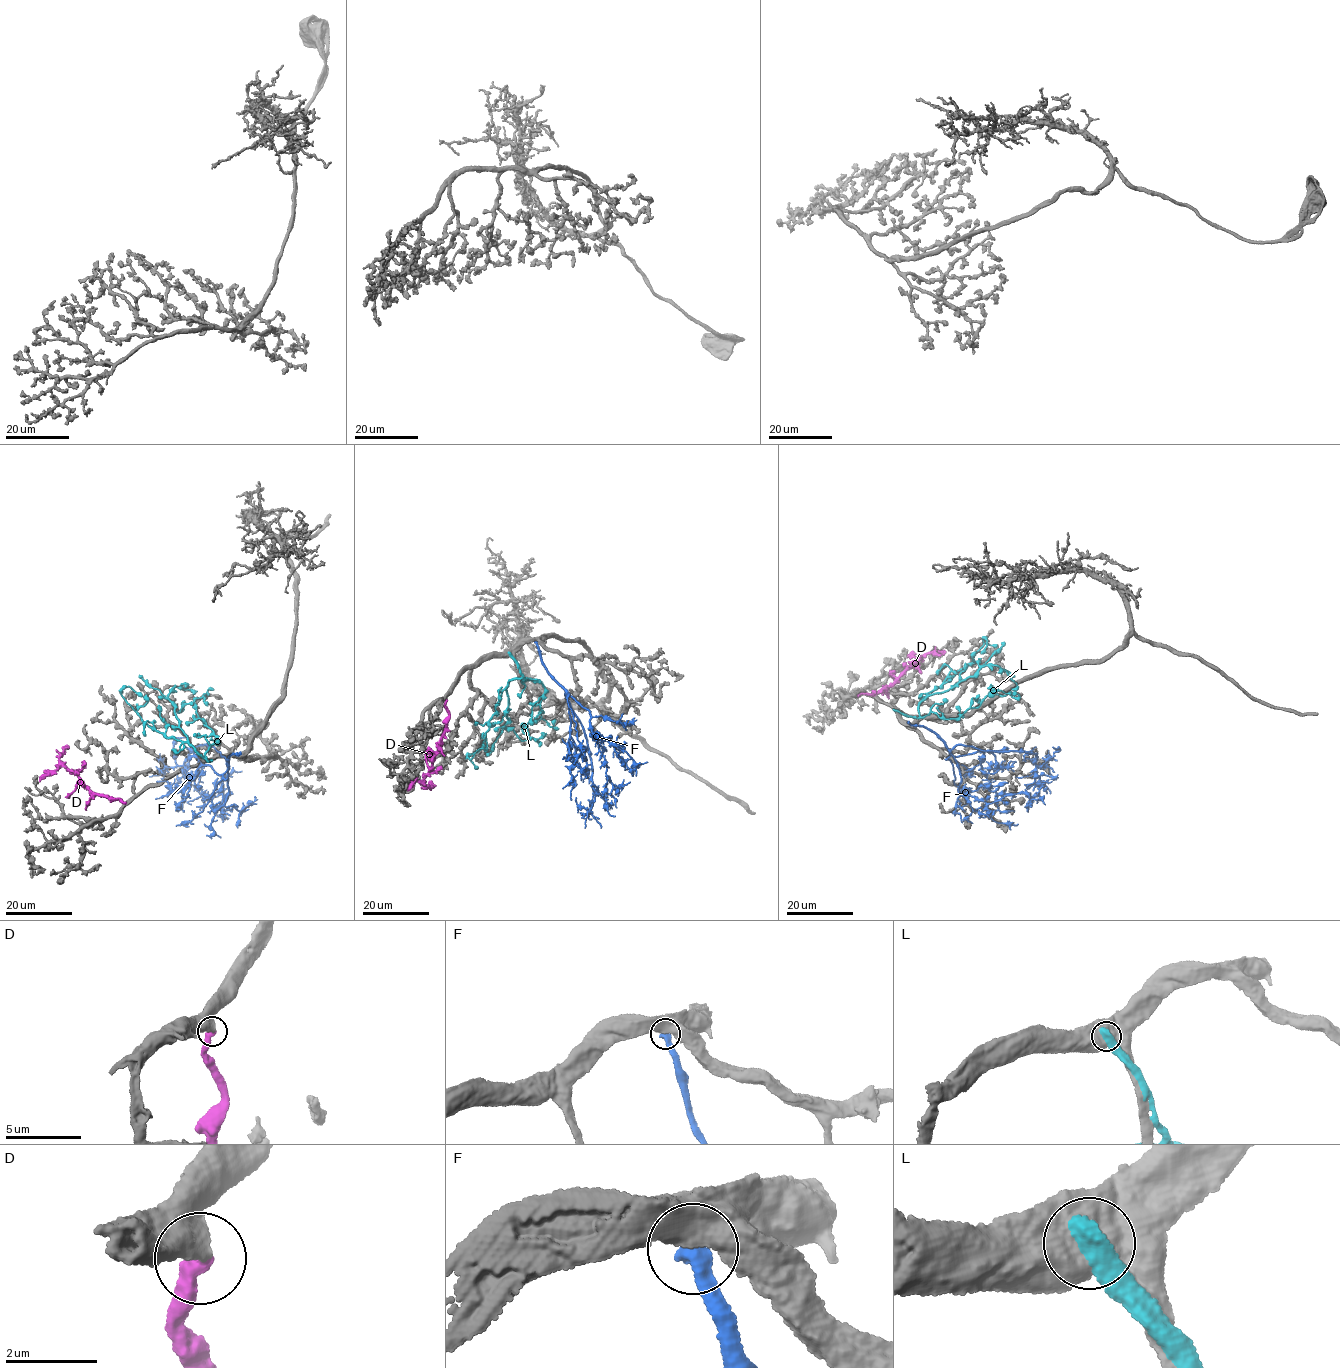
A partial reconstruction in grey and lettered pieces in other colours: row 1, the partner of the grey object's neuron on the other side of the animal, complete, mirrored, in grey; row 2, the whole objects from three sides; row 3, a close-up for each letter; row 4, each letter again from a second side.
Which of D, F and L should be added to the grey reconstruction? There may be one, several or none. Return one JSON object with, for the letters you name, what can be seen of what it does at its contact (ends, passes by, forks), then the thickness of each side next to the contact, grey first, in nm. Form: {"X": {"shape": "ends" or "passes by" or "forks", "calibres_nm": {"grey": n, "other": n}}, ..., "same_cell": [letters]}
{"D": {"shape": "ends", "calibres_nm": {"grey": 700, "other": 480}}, "same_cell": ["D"]}

